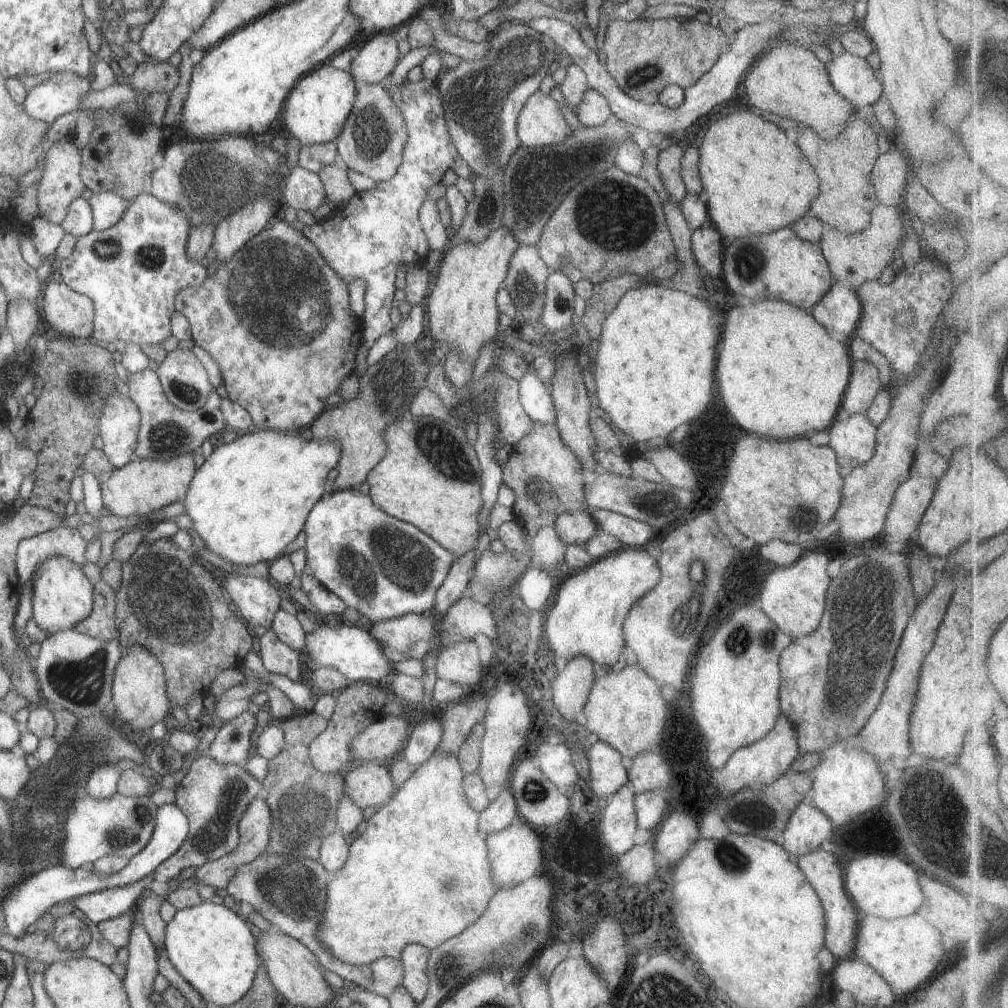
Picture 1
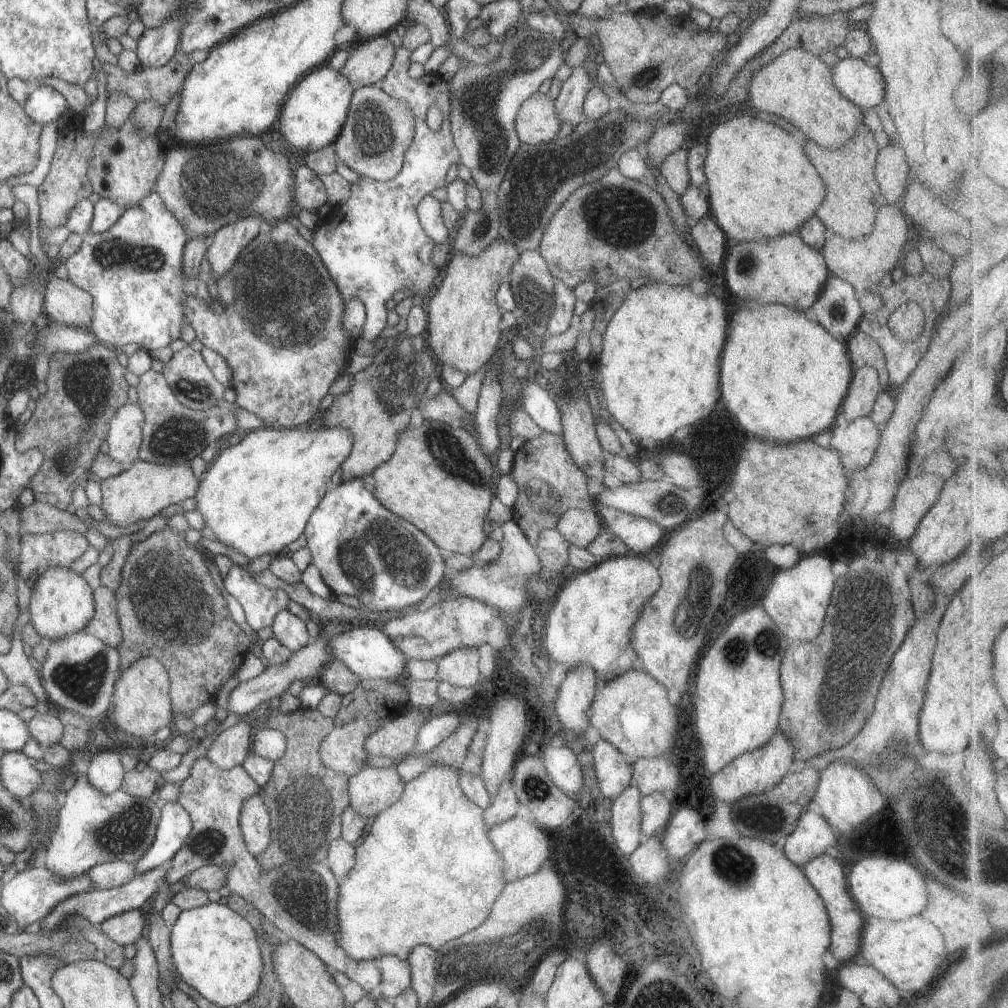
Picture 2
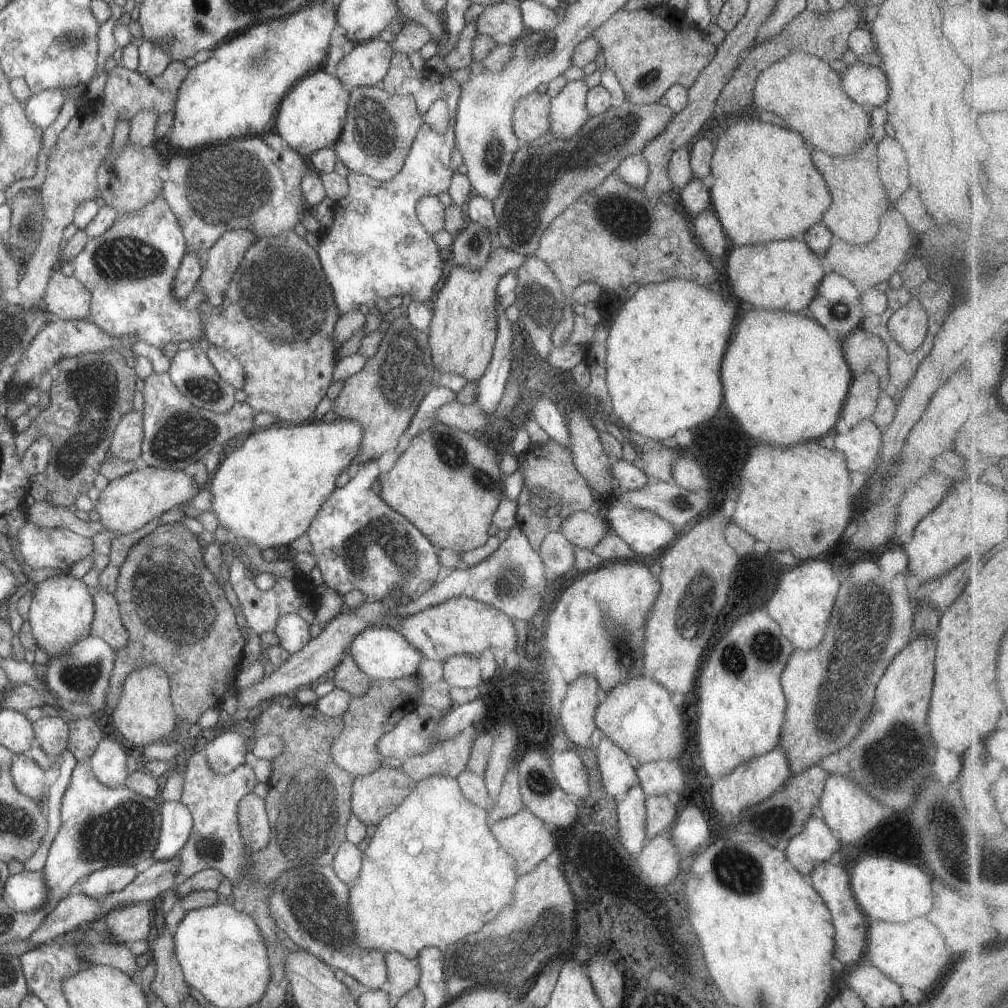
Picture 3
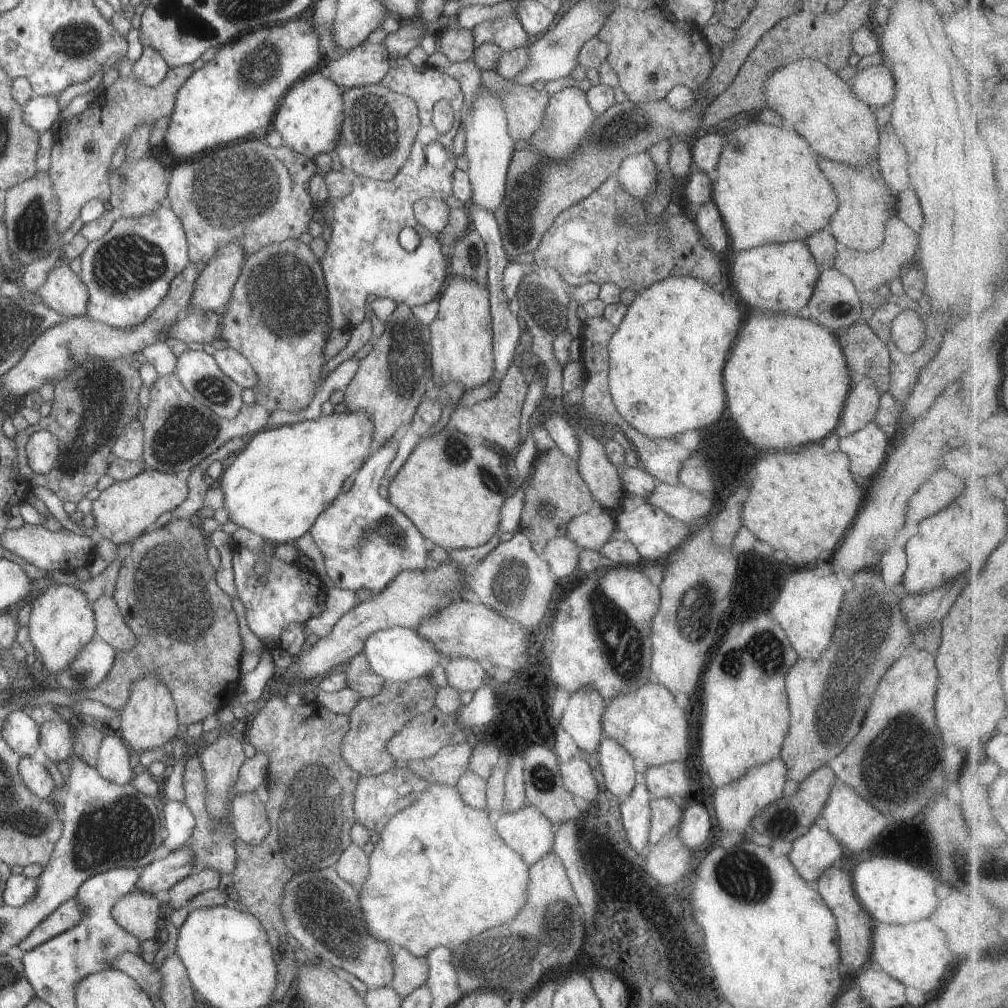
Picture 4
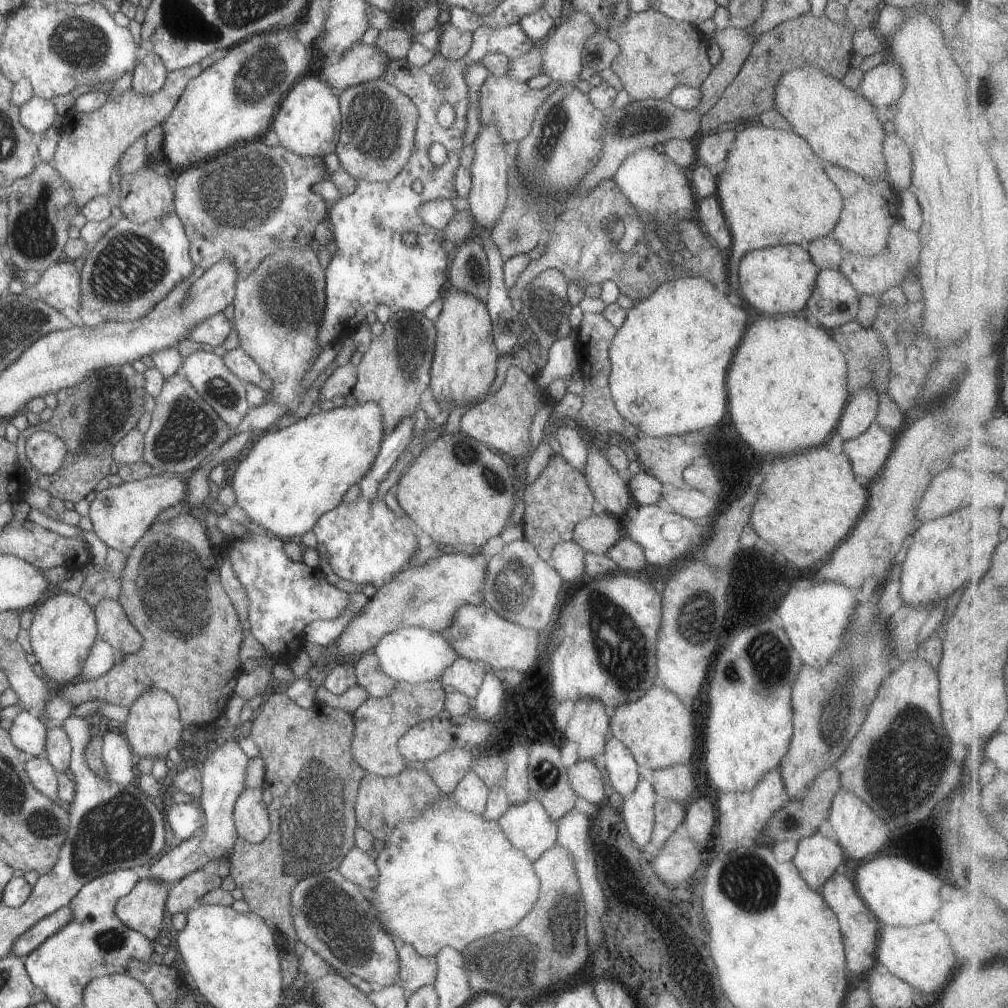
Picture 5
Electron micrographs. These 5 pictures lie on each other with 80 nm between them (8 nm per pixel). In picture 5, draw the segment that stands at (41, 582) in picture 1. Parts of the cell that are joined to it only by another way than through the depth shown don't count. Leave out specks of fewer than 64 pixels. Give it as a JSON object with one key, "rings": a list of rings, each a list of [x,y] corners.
{"rings":[[[52,593],[41,605],[33,608],[34,619],[30,626],[31,647],[40,668],[44,671],[44,678],[52,682],[56,687],[69,685],[74,680],[78,680],[81,676],[82,665],[88,658],[90,648],[96,642],[98,630],[96,630],[97,618],[94,618],[92,608],[84,602],[82,597],[78,598],[78,594],[54,594]]]}

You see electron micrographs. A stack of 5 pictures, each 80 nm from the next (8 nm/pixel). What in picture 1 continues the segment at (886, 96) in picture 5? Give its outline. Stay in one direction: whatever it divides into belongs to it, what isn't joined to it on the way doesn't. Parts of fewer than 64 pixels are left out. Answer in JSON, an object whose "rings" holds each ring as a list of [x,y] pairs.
{"rings":[[[847,52],[834,56],[826,66],[832,86],[856,108],[882,104],[883,86],[865,58]]]}

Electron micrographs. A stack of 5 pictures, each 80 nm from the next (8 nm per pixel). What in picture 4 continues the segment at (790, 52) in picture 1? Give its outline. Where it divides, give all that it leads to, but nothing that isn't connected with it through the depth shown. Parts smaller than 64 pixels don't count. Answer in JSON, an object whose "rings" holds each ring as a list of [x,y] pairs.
{"rings":[[[800,58],[778,68],[766,78],[762,94],[766,106],[777,112],[791,131],[804,136],[818,156],[856,168],[876,158],[883,128],[878,128],[875,110],[858,100],[851,85],[821,61]]]}

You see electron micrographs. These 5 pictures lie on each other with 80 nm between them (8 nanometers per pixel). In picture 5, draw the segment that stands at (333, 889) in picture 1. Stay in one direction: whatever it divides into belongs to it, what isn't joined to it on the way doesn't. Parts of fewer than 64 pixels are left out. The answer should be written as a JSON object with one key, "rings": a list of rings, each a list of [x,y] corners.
{"rings":[[[441,794],[428,809],[411,821],[400,821],[385,840],[386,848],[375,860],[379,879],[376,888],[376,904],[372,904],[379,923],[394,940],[411,944],[418,954],[436,956],[444,947],[462,952],[470,943],[494,932],[514,928],[536,904],[540,892],[540,880],[532,868],[532,862],[514,848],[503,828],[496,821],[487,821],[482,815],[460,810],[450,802],[449,794]]]}

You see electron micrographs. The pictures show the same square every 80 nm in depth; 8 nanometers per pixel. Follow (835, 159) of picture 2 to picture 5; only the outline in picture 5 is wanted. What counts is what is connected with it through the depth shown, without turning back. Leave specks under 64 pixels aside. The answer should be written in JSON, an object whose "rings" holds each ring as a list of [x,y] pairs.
{"rings":[[[828,166],[826,174],[838,186],[844,198],[844,210],[832,232],[834,238],[846,248],[846,252],[854,252],[860,256],[871,257],[886,252],[890,224],[896,224],[896,210],[900,206],[900,200],[894,196],[894,192],[888,186],[878,186],[878,182],[866,182],[858,174],[842,170],[838,166]]]}

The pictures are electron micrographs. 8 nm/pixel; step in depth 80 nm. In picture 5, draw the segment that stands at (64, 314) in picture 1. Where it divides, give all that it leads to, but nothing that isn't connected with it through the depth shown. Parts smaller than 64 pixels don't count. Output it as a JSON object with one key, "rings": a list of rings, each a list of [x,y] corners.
{"rings":[[[64,260],[43,271],[38,282],[32,287],[40,294],[40,300],[52,308],[59,311],[74,308],[79,312],[80,274],[73,261]]]}

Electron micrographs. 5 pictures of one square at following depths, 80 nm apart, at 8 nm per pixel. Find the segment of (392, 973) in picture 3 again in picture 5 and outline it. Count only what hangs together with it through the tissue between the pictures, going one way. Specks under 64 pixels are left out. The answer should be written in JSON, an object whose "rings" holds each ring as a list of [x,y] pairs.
{"rings":[[[400,939],[395,940],[395,947],[399,956],[400,985],[403,986],[406,996],[423,986],[435,984],[438,970],[435,956],[422,956],[411,944]]]}

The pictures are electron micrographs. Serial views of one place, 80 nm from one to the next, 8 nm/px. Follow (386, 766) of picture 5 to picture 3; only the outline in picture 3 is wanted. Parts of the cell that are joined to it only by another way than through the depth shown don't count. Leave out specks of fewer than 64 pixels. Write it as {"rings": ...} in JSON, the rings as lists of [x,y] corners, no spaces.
{"rings":[[[401,678],[395,681],[374,679],[364,696],[352,697],[349,709],[343,714],[342,732],[335,738],[331,748],[333,761],[353,777],[365,777],[380,766],[382,756],[377,749],[379,738],[389,733],[402,717],[417,708],[422,683],[416,678]]]}

